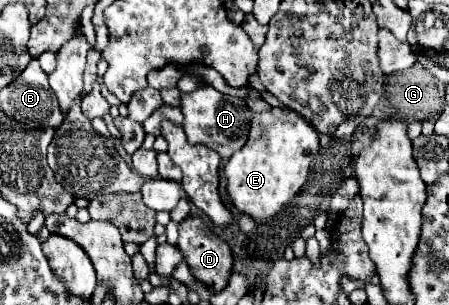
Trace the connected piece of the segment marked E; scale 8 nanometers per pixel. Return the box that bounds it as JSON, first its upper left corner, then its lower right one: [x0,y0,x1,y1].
[225,107,319,221]

